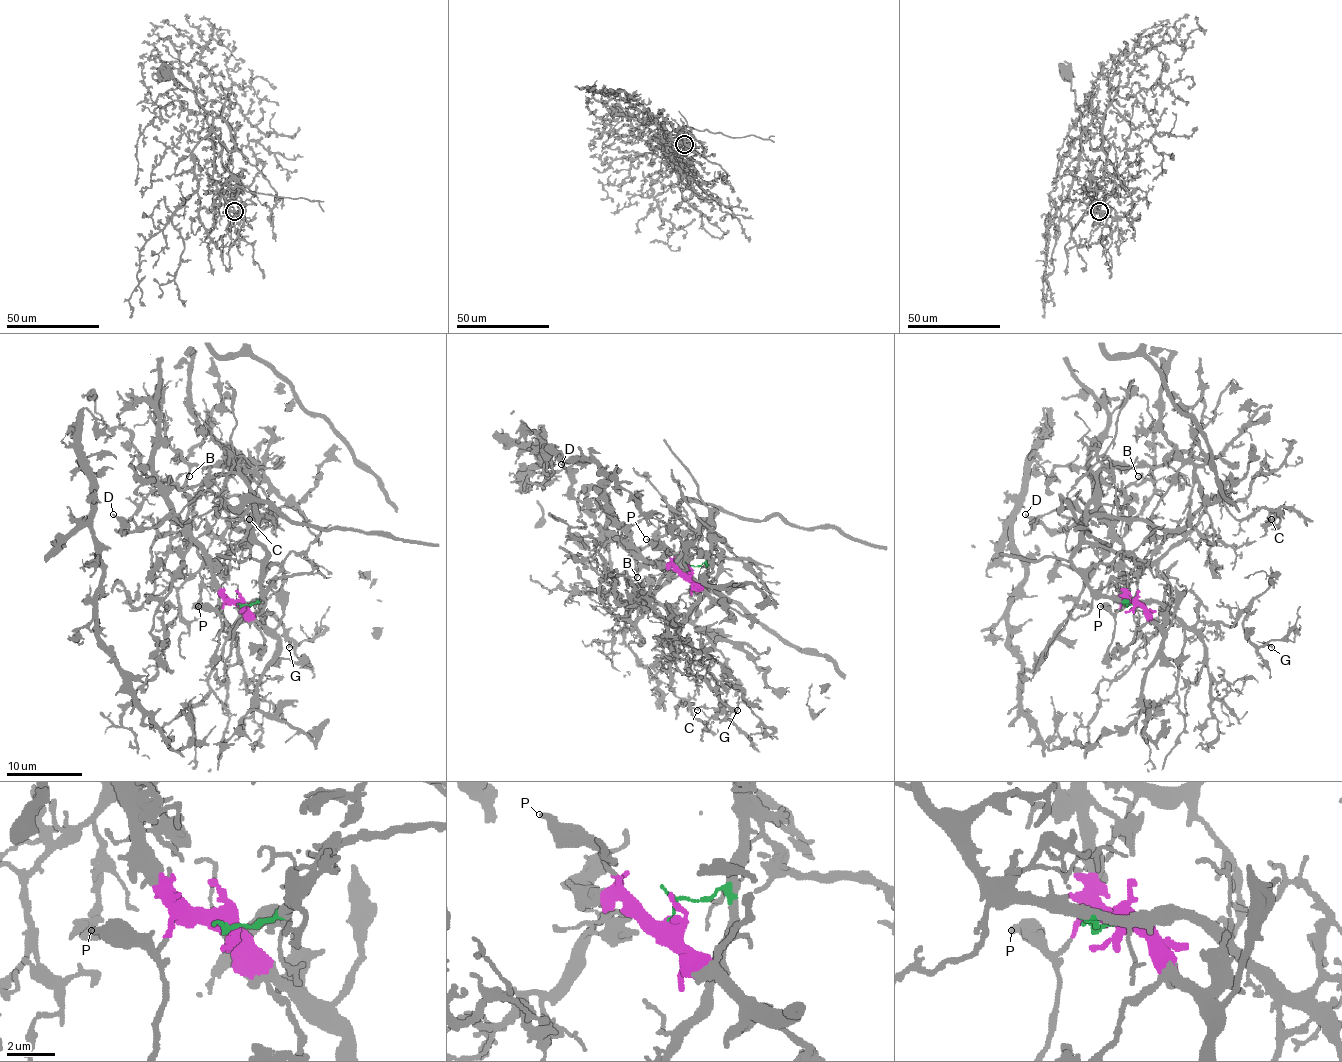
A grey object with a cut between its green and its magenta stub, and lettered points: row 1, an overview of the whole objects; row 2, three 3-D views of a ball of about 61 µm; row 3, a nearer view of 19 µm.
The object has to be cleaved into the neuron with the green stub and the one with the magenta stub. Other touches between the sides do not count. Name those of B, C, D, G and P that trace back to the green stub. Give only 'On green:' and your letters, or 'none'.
On green: B, C, G

